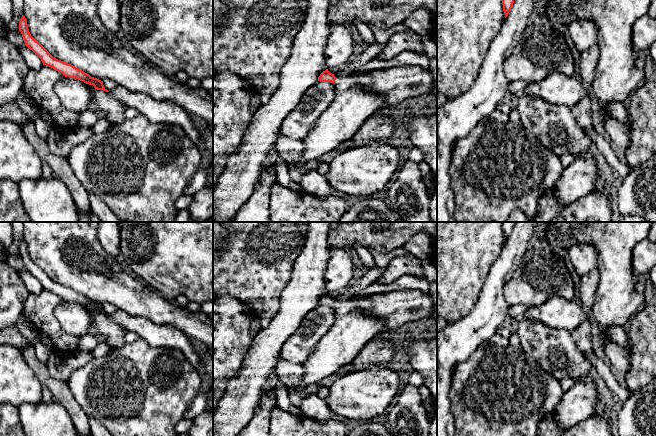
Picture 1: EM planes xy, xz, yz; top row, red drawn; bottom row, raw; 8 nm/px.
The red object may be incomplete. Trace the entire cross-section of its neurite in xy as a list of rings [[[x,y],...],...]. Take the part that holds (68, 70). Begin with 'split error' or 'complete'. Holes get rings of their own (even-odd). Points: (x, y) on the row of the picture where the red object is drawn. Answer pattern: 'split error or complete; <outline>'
complete; [[[22,15],[19,21],[19,31],[22,34],[25,45],[32,50],[42,61],[43,65],[49,66],[54,70],[60,72],[65,77],[75,78],[83,81],[86,84],[93,85],[97,90],[109,92],[103,85],[103,81],[91,77],[89,74],[74,67],[71,64],[63,62],[53,57],[38,41],[36,41],[30,34],[27,19]]]

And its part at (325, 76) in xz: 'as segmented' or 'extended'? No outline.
extended

